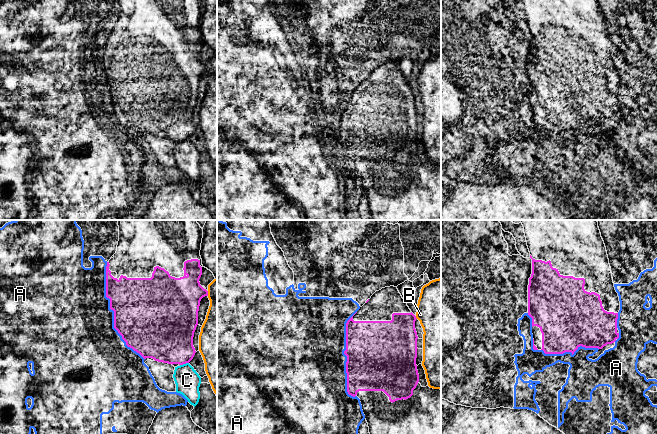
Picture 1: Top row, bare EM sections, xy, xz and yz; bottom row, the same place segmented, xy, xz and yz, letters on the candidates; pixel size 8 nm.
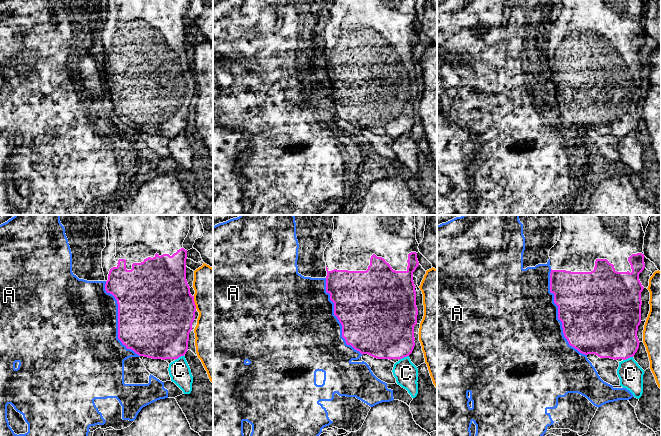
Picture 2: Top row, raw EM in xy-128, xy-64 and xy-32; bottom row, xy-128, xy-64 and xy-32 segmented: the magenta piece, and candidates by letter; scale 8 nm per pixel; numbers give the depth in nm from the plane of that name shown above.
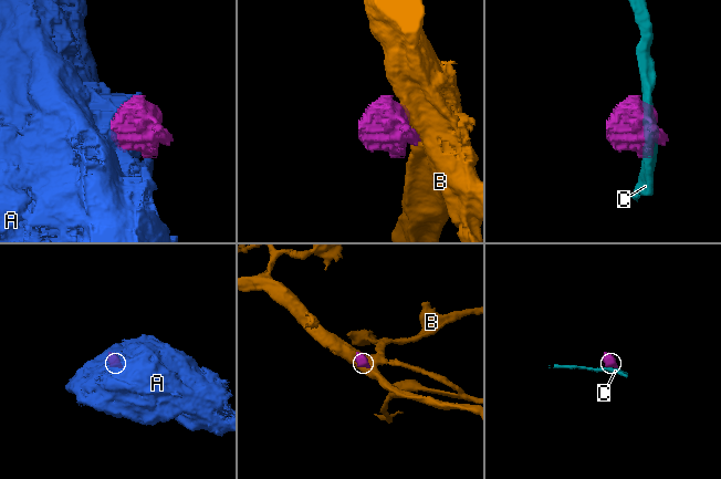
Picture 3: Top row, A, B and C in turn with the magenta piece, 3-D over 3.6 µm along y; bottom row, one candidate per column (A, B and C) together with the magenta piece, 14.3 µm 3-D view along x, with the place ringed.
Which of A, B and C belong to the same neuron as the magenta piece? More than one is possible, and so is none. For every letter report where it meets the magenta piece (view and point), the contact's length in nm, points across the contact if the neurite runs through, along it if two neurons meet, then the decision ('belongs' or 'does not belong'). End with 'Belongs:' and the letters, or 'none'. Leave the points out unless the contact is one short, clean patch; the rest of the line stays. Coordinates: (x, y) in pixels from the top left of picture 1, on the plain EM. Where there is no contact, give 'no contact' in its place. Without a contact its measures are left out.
A: meets magenta in xy at (114, 88); contact 850 nm long; does not belong
B: meets magenta in xz at (415, 93); contact 30 nm long; does not belong
C: meets magenta in xy at (184, 139); contact 80 nm long; does not belong
Belongs: none

